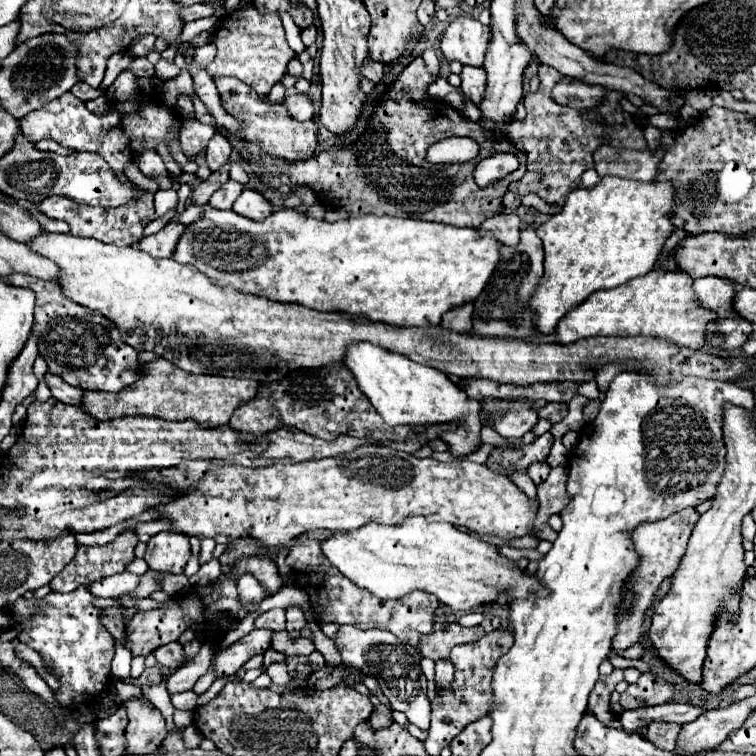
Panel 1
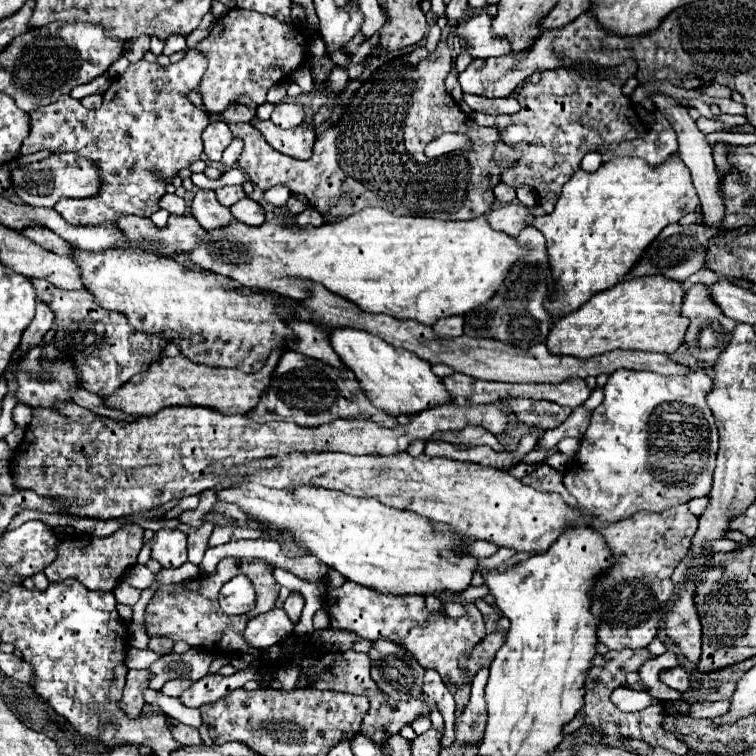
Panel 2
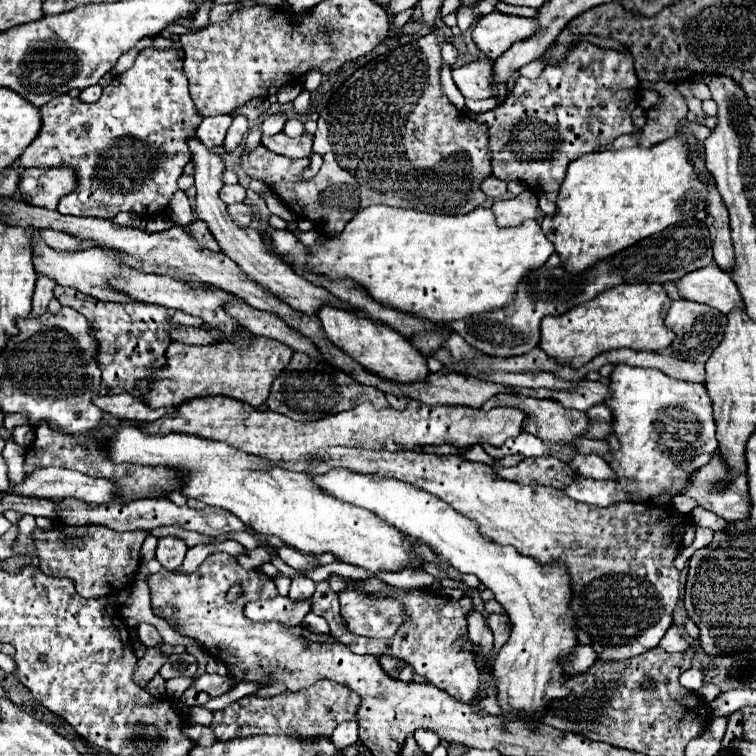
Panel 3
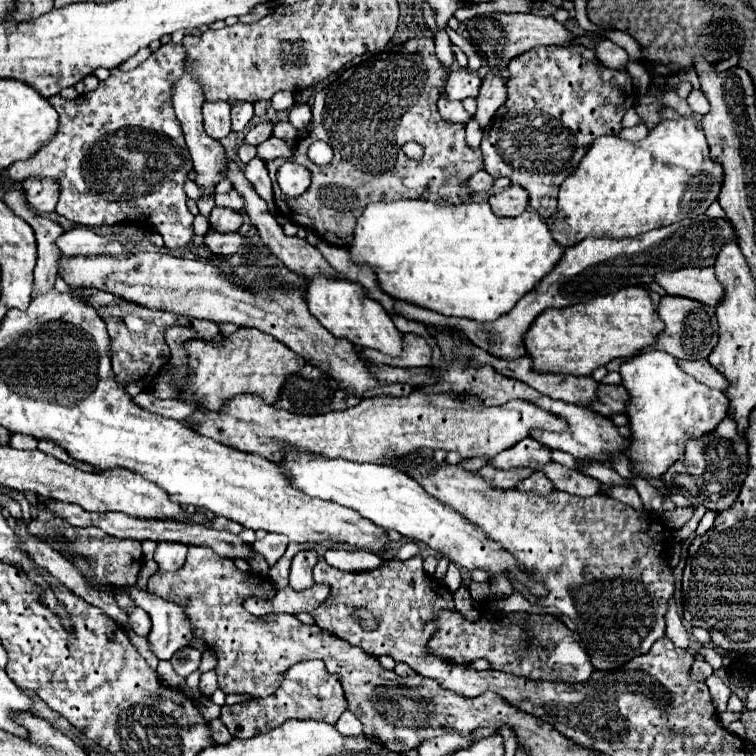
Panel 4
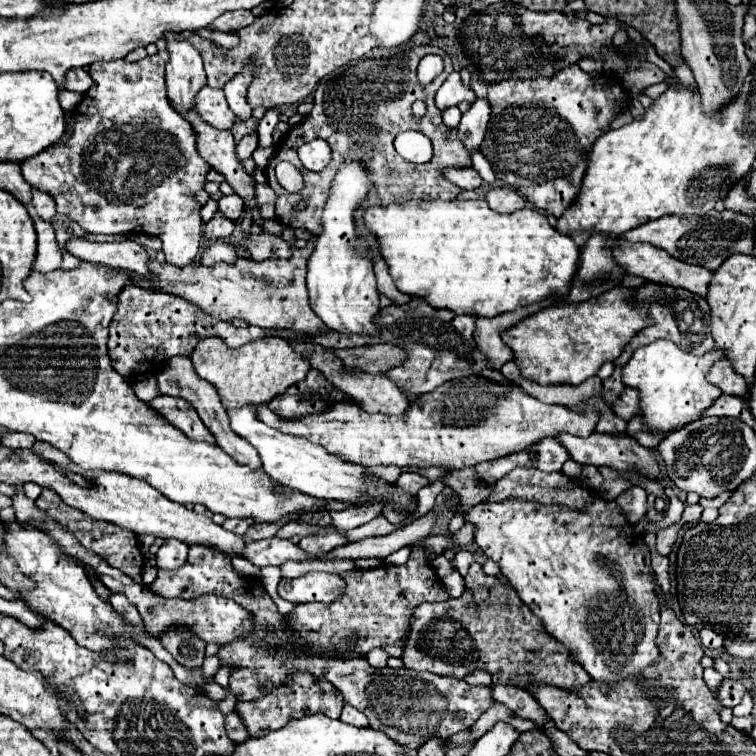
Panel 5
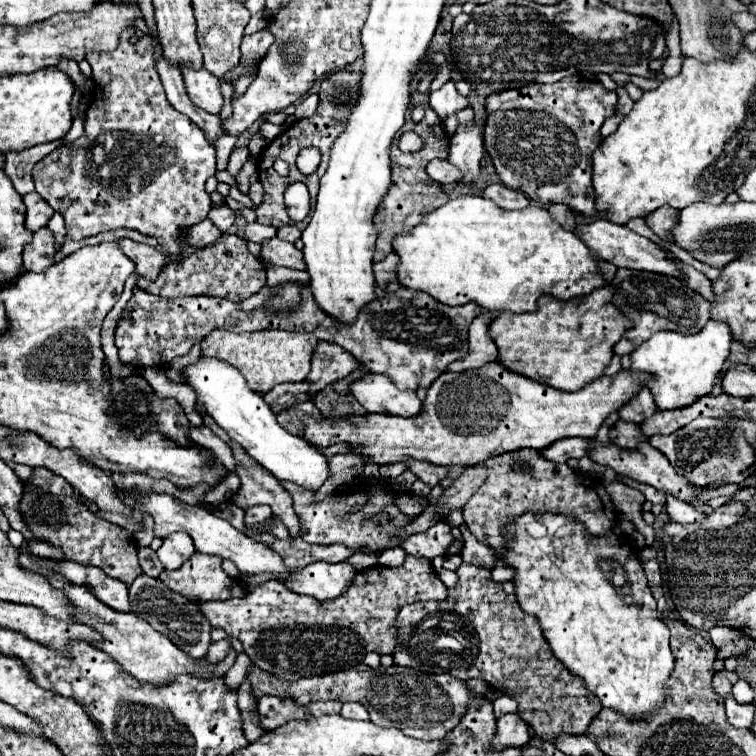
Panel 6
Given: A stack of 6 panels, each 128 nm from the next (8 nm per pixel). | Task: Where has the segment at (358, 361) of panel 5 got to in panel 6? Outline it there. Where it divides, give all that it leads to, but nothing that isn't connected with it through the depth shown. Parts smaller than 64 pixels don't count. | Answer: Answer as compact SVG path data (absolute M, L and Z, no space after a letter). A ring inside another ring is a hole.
M318 342L316 354L312 356L312 370L308 374L310 384L310 394L316 394L324 386L346 378L350 372L358 368L358 362L350 352L344 352L338 344L328 344L328 342Z

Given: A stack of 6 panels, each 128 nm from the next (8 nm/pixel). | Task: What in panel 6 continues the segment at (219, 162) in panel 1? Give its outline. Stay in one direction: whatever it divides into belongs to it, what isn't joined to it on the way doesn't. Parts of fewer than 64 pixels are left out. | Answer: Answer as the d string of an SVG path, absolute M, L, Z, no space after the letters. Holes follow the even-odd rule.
M184 68L184 84L188 90L190 100L206 110L208 114L220 114L222 106L224 106L224 96L220 90L220 80L216 76L212 76L206 68L202 70L192 70L192 68Z

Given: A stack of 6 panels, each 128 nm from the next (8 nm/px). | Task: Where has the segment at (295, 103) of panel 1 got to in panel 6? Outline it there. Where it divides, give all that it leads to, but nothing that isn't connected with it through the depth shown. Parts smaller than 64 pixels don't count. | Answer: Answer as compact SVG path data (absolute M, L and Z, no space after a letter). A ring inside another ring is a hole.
M244 146L244 148L234 148L234 150L232 150L232 154L230 154L228 172L230 172L232 176L236 176L236 174L240 172L240 168L244 166L244 162L248 160L248 156L250 156L250 150L248 150L248 146Z

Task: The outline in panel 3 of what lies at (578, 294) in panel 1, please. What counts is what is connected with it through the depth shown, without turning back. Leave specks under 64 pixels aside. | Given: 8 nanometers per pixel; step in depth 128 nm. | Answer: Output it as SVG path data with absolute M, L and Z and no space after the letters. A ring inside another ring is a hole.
M680 134L652 148L634 146L622 150L592 152L588 156L582 156L580 160L574 160L568 166L560 190L562 192L556 198L556 214L544 216L540 226L546 238L554 244L554 250L560 256L562 266L574 274L584 274L596 262L616 256L618 252L634 246L642 238L648 238L672 224L692 218L698 210L704 210L708 196L704 180L696 176L688 160L688 140Z

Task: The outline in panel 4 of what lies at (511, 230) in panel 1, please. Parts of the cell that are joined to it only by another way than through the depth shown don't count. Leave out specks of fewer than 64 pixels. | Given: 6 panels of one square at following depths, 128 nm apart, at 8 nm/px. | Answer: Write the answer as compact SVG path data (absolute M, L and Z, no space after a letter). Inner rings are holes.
M508 186L498 194L490 196L492 212L500 218L514 218L520 216L524 210L528 210L528 192L520 186Z

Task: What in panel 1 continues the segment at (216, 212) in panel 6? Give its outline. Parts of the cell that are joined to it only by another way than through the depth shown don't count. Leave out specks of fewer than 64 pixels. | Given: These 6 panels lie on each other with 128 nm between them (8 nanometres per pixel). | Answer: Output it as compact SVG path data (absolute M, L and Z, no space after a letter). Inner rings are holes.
M228 180L222 188L218 188L214 192L214 208L220 208L220 210L230 210L232 204L236 202L236 198L240 196L242 192L242 184L236 182L236 180Z

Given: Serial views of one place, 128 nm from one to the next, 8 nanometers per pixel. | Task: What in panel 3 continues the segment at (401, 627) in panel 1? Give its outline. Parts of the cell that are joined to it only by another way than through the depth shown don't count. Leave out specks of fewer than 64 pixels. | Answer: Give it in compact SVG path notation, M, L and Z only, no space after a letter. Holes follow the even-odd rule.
M346 588L338 596L344 626L352 634L390 638L408 618L404 606L392 598L376 598L374 594L370 596L356 588Z

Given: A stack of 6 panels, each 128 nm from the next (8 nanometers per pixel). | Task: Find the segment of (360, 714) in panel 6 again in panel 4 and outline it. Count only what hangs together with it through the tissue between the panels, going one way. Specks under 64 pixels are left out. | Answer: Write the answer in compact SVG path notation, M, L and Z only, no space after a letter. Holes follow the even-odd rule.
M346 710L340 720L336 722L336 730L342 734L342 736L360 736L362 734L362 722L350 712Z

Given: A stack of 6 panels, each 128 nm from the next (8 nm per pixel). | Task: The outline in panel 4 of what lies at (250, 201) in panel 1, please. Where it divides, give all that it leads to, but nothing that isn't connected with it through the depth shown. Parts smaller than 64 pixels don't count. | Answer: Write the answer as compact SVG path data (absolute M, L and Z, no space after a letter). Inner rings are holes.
M216 206L210 214L210 226L216 232L238 232L238 228L242 226L242 214L234 212L232 208Z

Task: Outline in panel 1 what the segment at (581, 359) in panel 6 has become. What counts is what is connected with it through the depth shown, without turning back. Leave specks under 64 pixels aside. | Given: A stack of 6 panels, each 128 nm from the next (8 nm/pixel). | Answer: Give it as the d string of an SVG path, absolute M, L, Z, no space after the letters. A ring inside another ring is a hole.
M654 268L646 276L632 278L630 282L610 288L610 290L598 290L594 292L586 302L570 310L558 324L556 328L556 338L562 344L570 344L582 338L590 336L656 336L656 338L666 338L672 340L680 346L688 348L702 348L706 344L706 324L708 320L716 320L716 312L706 310L698 304L698 298L692 288L694 280L690 274L682 270L664 270L664 268Z

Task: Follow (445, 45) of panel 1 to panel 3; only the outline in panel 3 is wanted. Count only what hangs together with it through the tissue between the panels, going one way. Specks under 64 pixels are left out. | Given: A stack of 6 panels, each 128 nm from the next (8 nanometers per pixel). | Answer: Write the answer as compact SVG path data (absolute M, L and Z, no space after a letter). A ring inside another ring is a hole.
M490 12L486 16L478 16L472 40L482 54L496 60L500 58L514 42L532 36L538 30L534 18L518 18L506 16L500 12Z

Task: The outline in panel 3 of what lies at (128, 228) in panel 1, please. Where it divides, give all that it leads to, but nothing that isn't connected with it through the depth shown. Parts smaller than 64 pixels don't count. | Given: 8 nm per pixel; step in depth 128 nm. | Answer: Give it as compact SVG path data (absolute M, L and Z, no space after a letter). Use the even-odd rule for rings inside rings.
M172 46L170 50L154 50L154 48L146 48L144 52L138 54L138 58L134 60L132 68L128 68L124 74L118 74L114 76L114 80L104 88L102 92L102 98L94 104L84 104L82 100L78 98L72 98L68 94L60 94L56 98L52 98L48 104L44 104L44 108L40 108L40 114L42 114L42 128L40 128L40 134L38 138L22 152L20 156L20 168L32 168L32 166L38 166L38 168L58 168L58 166L72 166L78 174L78 190L60 198L58 202L58 210L62 214L68 214L68 216L98 216L98 218L114 218L118 212L134 212L142 218L152 218L152 216L158 216L162 212L168 210L168 202L172 198L172 194L178 190L178 176L182 174L184 166L192 160L192 152L188 148L188 140L196 136L196 128L200 126L202 122L202 116L198 114L196 106L192 104L192 98L188 94L188 78L184 76L184 68L182 68L182 60L178 58L178 52L176 52L176 46Z

